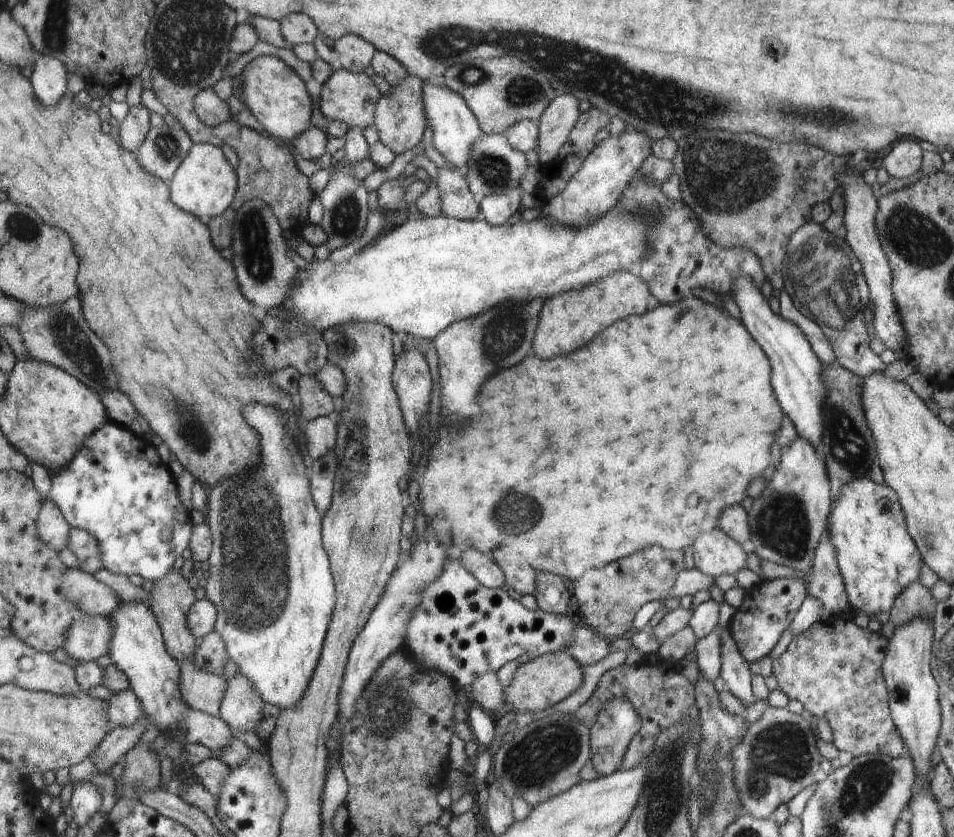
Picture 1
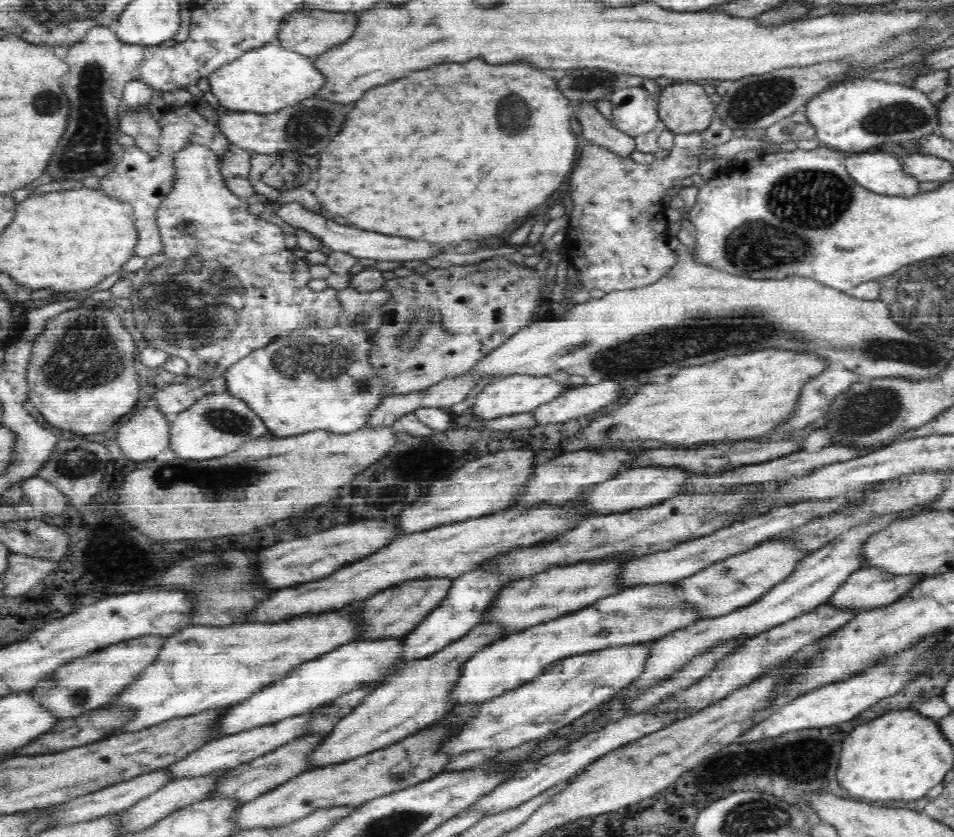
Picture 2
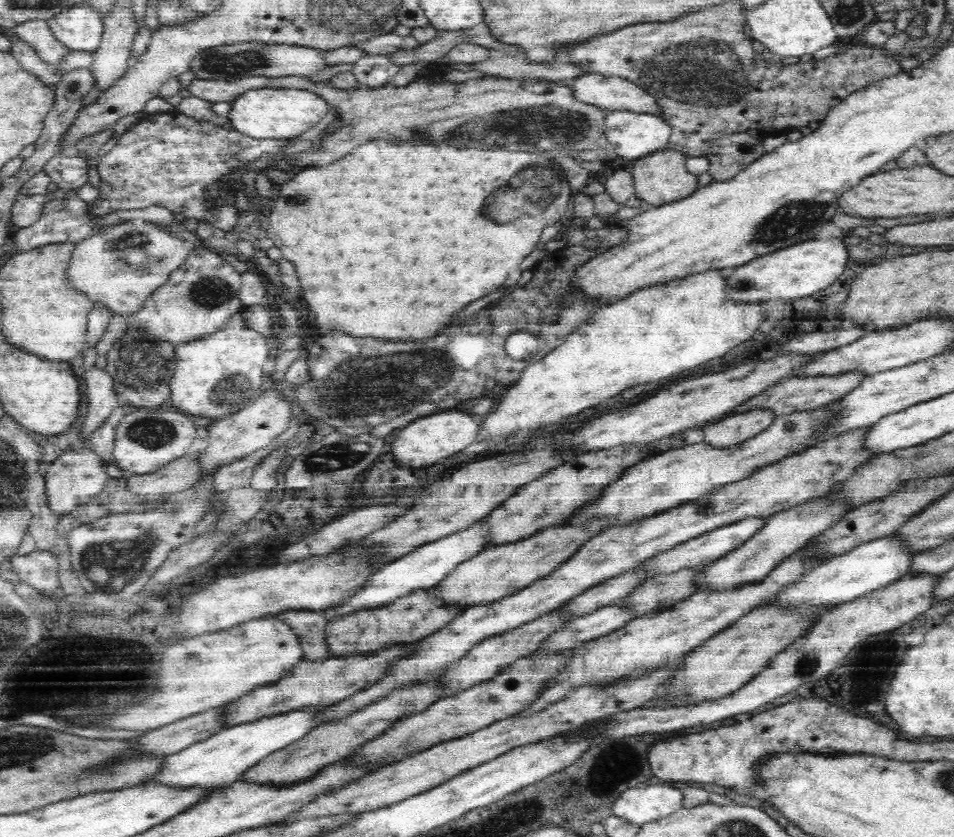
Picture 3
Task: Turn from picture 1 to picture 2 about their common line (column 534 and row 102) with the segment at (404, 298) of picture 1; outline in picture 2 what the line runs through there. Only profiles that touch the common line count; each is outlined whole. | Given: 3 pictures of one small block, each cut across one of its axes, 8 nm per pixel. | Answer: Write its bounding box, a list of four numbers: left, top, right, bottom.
[208,41,326,114]

